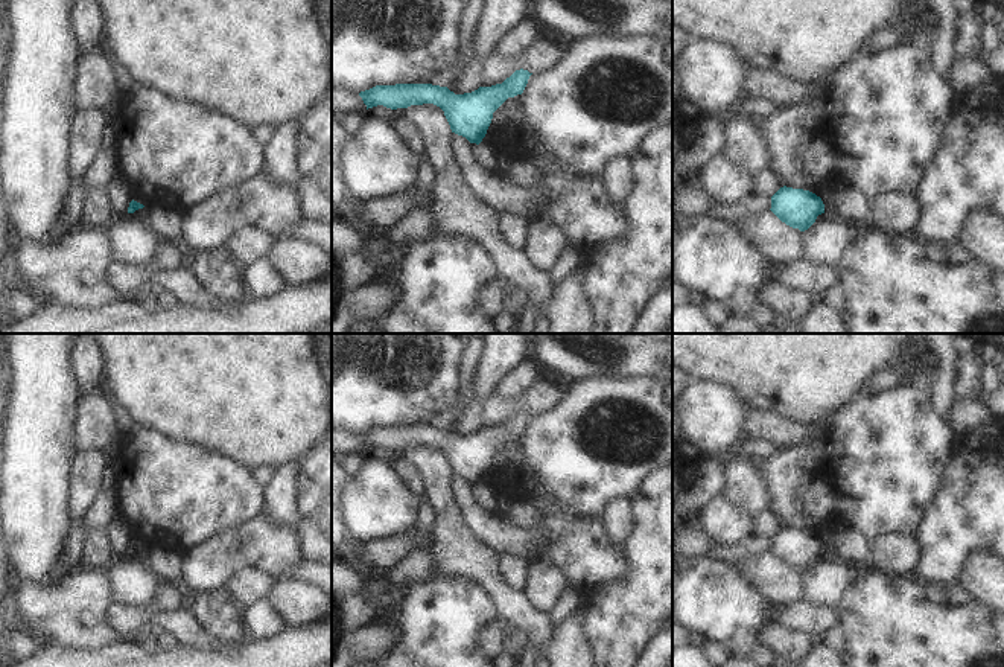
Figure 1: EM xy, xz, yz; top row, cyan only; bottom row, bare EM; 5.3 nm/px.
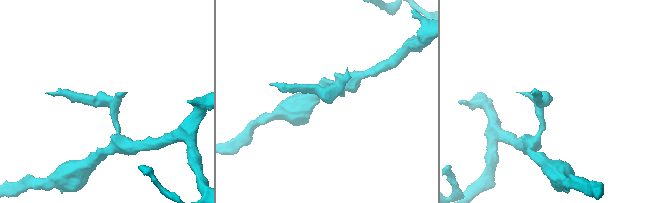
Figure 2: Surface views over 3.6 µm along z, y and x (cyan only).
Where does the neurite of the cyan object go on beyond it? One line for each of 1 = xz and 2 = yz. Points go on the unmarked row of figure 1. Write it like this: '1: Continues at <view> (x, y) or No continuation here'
1: No continuation here
2: No continuation here

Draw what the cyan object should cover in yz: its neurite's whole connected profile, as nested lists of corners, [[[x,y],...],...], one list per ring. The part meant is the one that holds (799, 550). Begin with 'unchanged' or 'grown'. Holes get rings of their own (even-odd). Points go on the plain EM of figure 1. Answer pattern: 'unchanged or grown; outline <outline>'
unchanged; outline [[[783,527],[771,538],[770,551],[786,566],[805,573],[824,554],[824,545],[809,531]]]

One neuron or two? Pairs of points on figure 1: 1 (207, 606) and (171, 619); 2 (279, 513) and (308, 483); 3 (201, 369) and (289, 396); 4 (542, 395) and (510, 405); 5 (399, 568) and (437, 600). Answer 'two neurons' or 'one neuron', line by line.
1: two neurons
2: two neurons
3: one neuron
4: one neuron
5: two neurons

